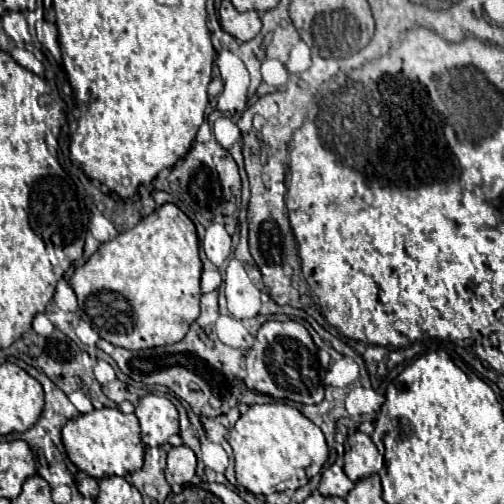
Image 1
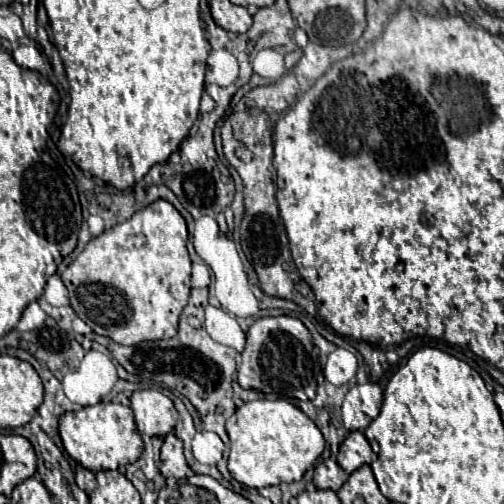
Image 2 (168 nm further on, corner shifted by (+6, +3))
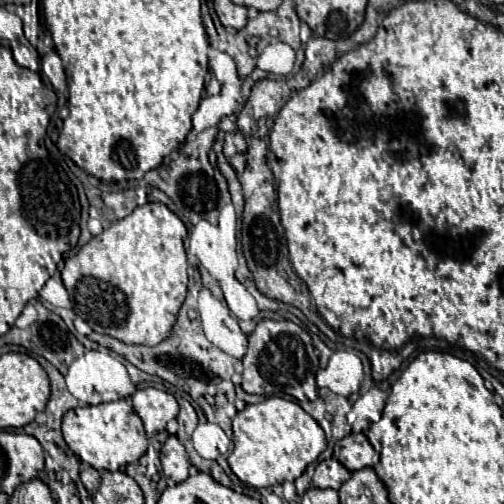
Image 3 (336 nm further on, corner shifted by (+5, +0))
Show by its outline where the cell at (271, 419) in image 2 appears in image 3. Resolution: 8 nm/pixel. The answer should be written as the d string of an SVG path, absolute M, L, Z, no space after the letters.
M269 397L255 405L247 405L233 417L233 445L235 449L227 459L231 471L245 485L265 489L301 477L305 467L325 451L327 441L319 423L297 403Z

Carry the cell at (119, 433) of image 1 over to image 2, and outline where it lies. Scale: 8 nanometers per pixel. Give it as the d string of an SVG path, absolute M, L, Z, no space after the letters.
M100 402L96 406L84 406L76 412L66 412L60 416L60 438L64 444L64 450L80 462L84 468L92 472L100 470L118 470L126 468L128 464L134 464L142 450L142 436L136 430L134 414L130 406L114 404L114 402Z

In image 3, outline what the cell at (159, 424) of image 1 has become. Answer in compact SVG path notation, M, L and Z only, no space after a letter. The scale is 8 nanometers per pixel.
M147 387L147 389L139 389L133 397L133 409L135 413L141 417L147 437L153 437L155 433L165 431L167 421L175 419L179 413L179 405L175 401L173 395Z

